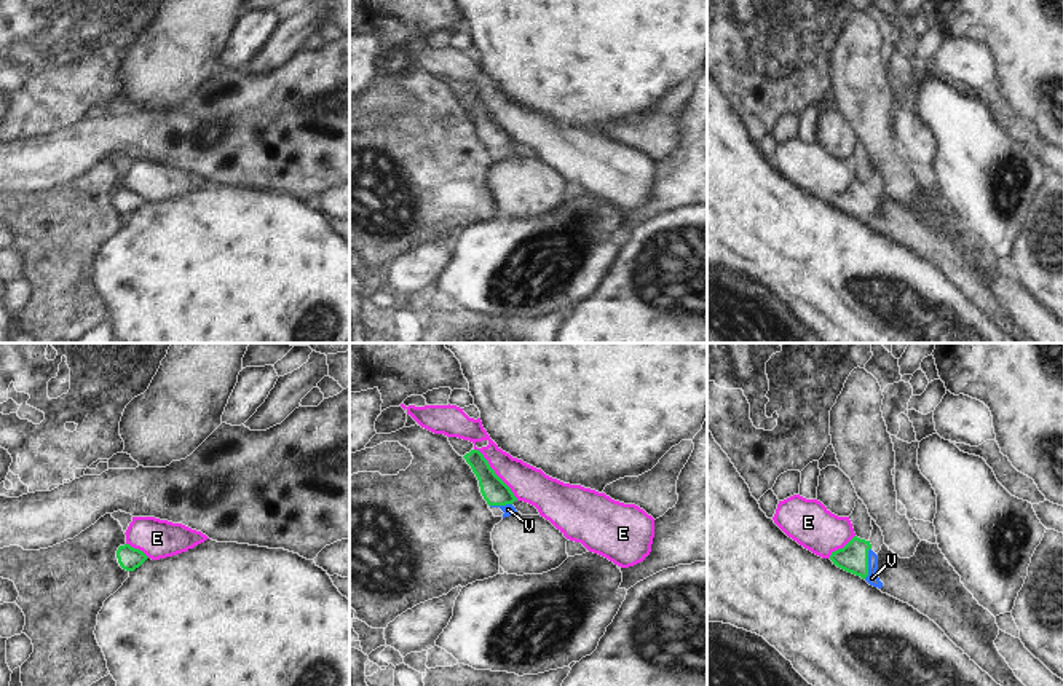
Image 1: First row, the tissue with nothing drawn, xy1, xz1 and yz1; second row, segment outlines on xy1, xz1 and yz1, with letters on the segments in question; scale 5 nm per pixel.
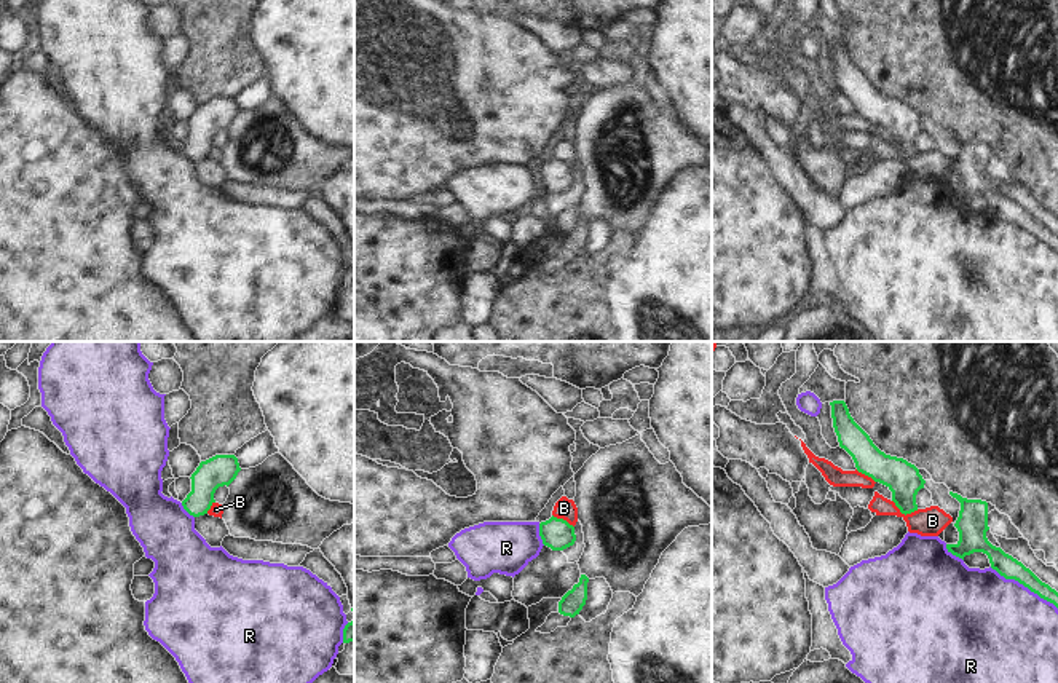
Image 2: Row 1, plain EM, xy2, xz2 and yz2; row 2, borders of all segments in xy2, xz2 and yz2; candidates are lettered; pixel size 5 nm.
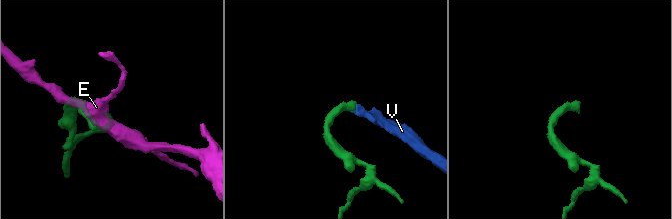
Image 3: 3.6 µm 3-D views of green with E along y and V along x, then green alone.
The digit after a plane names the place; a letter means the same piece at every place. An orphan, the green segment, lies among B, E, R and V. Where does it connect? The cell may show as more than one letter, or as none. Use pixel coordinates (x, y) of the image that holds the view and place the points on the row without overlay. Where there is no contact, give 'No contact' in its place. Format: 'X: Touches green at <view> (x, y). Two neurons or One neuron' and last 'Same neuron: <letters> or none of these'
B: Touches green at yz2 (904, 155). Two neurons
E: Touches green at xz1 (495, 117). Two neurons
R: Touches green at yz2 (1023, 227). Two neurons
V: Touches green at yz1 (867, 206). One neuron
Same neuron: V.

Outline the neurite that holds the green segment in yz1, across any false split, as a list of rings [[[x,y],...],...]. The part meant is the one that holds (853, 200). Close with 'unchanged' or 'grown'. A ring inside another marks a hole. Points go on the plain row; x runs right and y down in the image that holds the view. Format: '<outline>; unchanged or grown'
[[[854,179],[843,191],[832,195],[830,203],[838,211],[860,219],[870,228],[881,231],[878,212],[878,198],[871,193],[870,183]]]; grown

